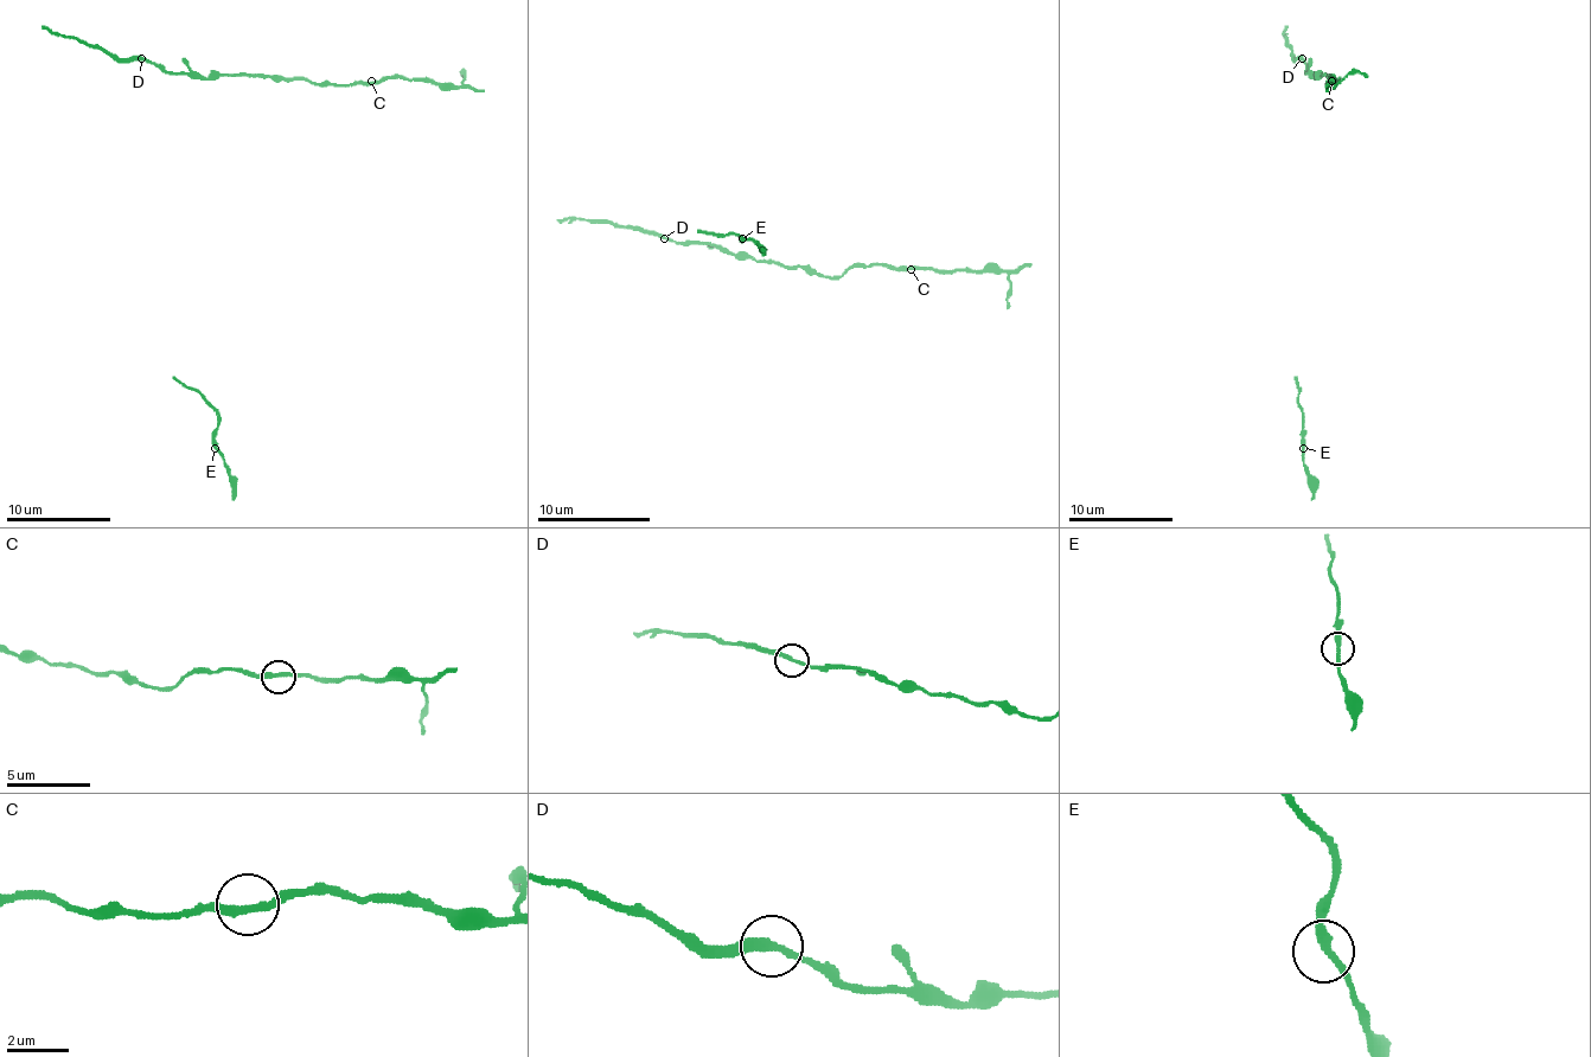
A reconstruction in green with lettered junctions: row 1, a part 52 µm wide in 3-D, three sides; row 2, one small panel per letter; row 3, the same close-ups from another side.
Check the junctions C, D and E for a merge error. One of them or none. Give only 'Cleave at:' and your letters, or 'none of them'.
Cleave at: D

